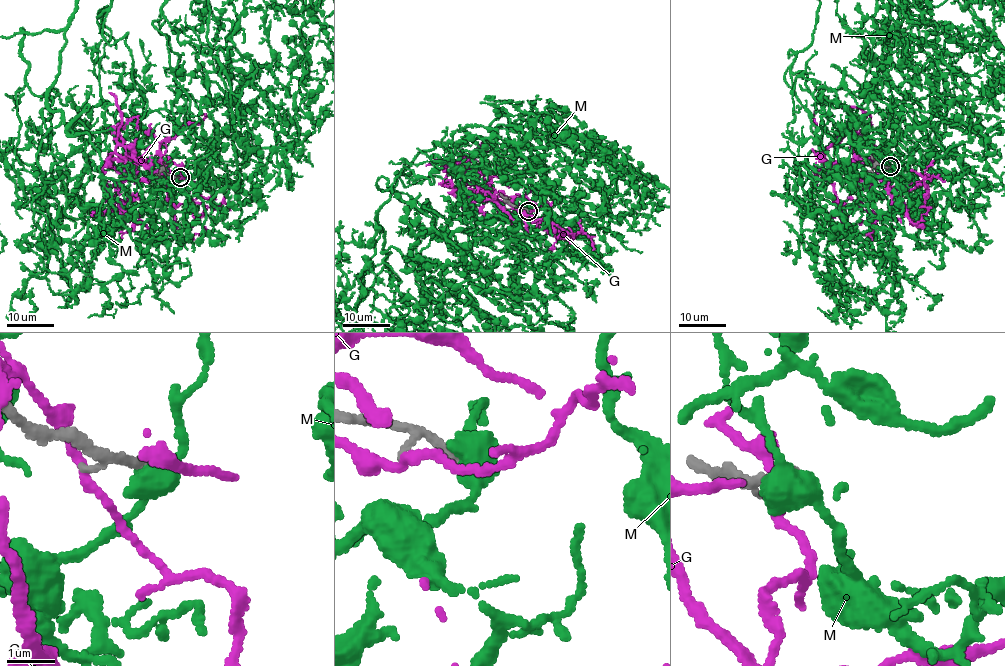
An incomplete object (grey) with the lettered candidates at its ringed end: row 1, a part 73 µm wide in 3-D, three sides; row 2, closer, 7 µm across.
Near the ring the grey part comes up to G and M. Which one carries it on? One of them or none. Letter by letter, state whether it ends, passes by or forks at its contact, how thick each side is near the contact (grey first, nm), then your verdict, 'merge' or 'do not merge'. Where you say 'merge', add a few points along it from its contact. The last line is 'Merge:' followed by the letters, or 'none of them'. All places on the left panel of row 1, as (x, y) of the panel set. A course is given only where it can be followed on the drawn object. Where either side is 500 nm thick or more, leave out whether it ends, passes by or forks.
G: it passes by; 130 nm thick on the grey side, 160 nm on the other; do not merge
M: 200 nm thick on the grey side, 500 nm on the other; do not merge
Merge: none of them

